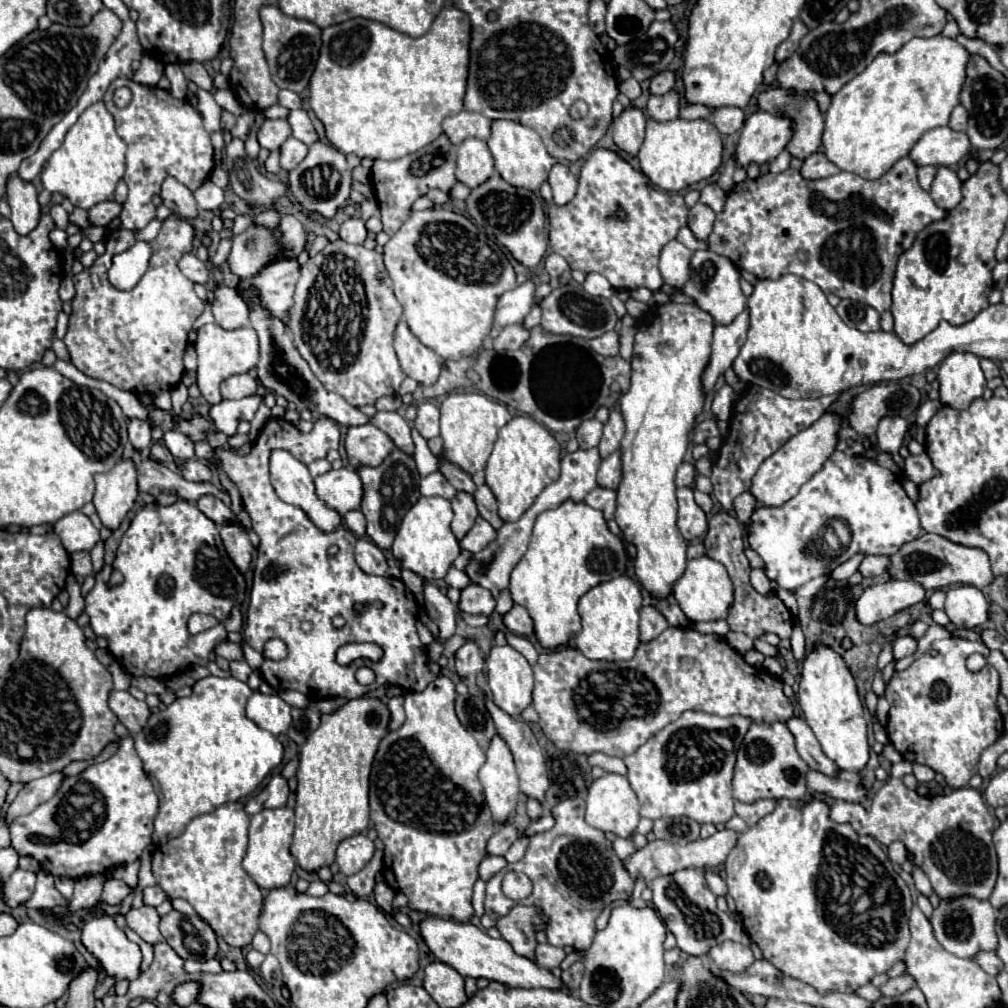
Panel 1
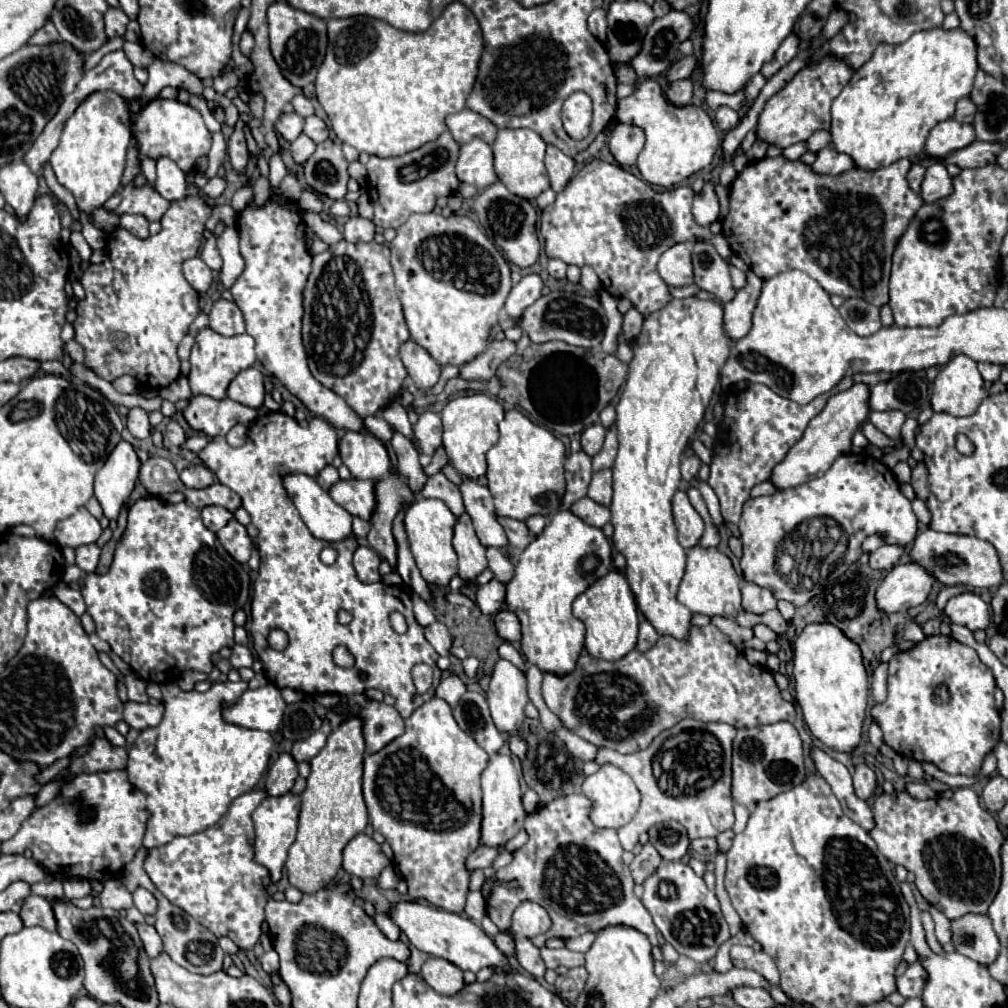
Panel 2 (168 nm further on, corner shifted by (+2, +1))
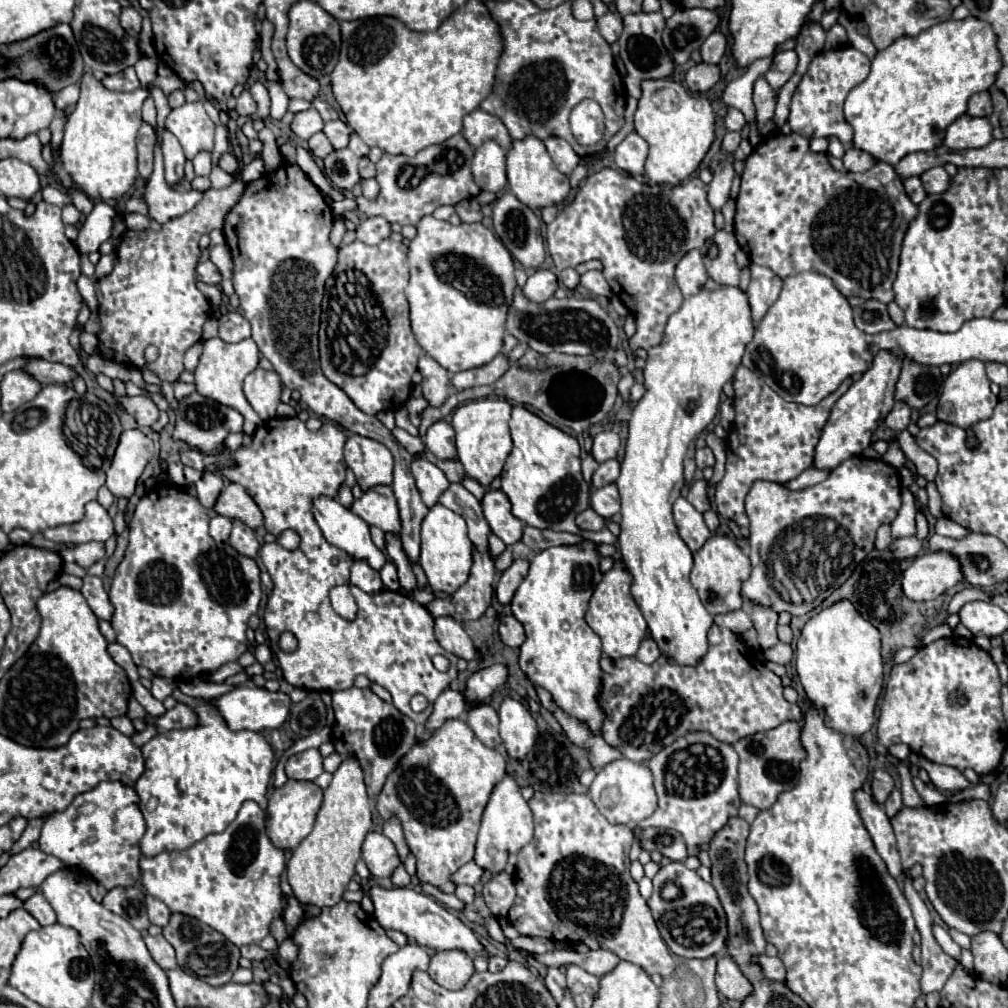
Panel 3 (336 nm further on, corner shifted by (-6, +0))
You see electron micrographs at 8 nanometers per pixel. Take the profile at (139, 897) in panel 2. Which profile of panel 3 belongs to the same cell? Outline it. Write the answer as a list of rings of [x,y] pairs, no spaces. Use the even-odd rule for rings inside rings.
[[[146,895],[146,907],[148,907],[148,917],[150,917],[150,923],[154,925],[160,925],[164,927],[170,919],[170,909],[156,897],[152,895]]]

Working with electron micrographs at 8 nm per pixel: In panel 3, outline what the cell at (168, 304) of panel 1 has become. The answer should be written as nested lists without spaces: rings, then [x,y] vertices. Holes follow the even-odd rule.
[[[236,181],[226,189],[208,189],[202,197],[202,201],[188,213],[168,221],[162,225],[162,231],[154,233],[152,229],[146,231],[126,231],[122,235],[122,241],[116,249],[116,263],[110,275],[96,279],[96,297],[98,297],[98,315],[100,315],[100,331],[98,331],[98,351],[114,359],[118,363],[132,363],[134,367],[142,369],[148,367],[152,373],[156,373],[162,381],[178,381],[178,377],[184,371],[182,357],[186,349],[200,341],[202,325],[208,319],[210,303],[208,299],[198,291],[196,279],[194,279],[194,267],[202,255],[200,251],[200,237],[204,233],[210,233],[212,229],[220,229],[224,223],[224,217],[228,211],[238,203],[238,199],[244,193],[244,183]],[[148,345],[158,347],[158,359],[152,363],[146,363],[144,351]]]

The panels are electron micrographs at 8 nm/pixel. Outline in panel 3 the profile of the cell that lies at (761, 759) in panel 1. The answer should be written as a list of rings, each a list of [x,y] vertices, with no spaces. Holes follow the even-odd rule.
[[[786,721],[776,729],[744,737],[734,743],[740,757],[740,799],[746,805],[758,809],[770,809],[782,791],[794,789],[800,779],[800,763],[806,759],[806,751],[800,741],[800,727],[796,721]]]

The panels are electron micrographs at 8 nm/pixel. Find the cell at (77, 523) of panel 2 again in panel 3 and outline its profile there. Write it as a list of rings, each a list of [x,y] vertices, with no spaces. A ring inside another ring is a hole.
[[[90,501],[86,505],[86,515],[78,523],[60,525],[54,529],[46,529],[42,535],[56,543],[88,543],[88,541],[108,541],[114,533],[112,519],[108,517],[108,511],[98,503]]]

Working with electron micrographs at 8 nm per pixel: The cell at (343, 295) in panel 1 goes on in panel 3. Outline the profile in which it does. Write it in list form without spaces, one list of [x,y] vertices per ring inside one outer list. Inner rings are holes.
[[[384,239],[380,245],[364,245],[362,241],[342,245],[338,251],[338,263],[326,281],[318,333],[320,367],[326,379],[338,385],[354,405],[368,415],[396,409],[408,401],[412,375],[416,371],[418,357],[424,353],[416,343],[408,319],[408,301],[404,295],[408,285],[408,269],[404,265],[406,253],[406,243],[396,243],[392,239]]]

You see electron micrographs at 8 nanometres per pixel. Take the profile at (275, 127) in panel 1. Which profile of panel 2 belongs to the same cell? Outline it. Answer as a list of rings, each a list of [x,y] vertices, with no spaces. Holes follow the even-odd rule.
[[[292,112],[292,114],[282,114],[282,116],[276,120],[276,128],[278,128],[278,132],[284,136],[284,140],[292,142],[292,140],[296,140],[296,138],[302,134],[302,130],[304,130],[304,118],[298,116],[296,112]]]

